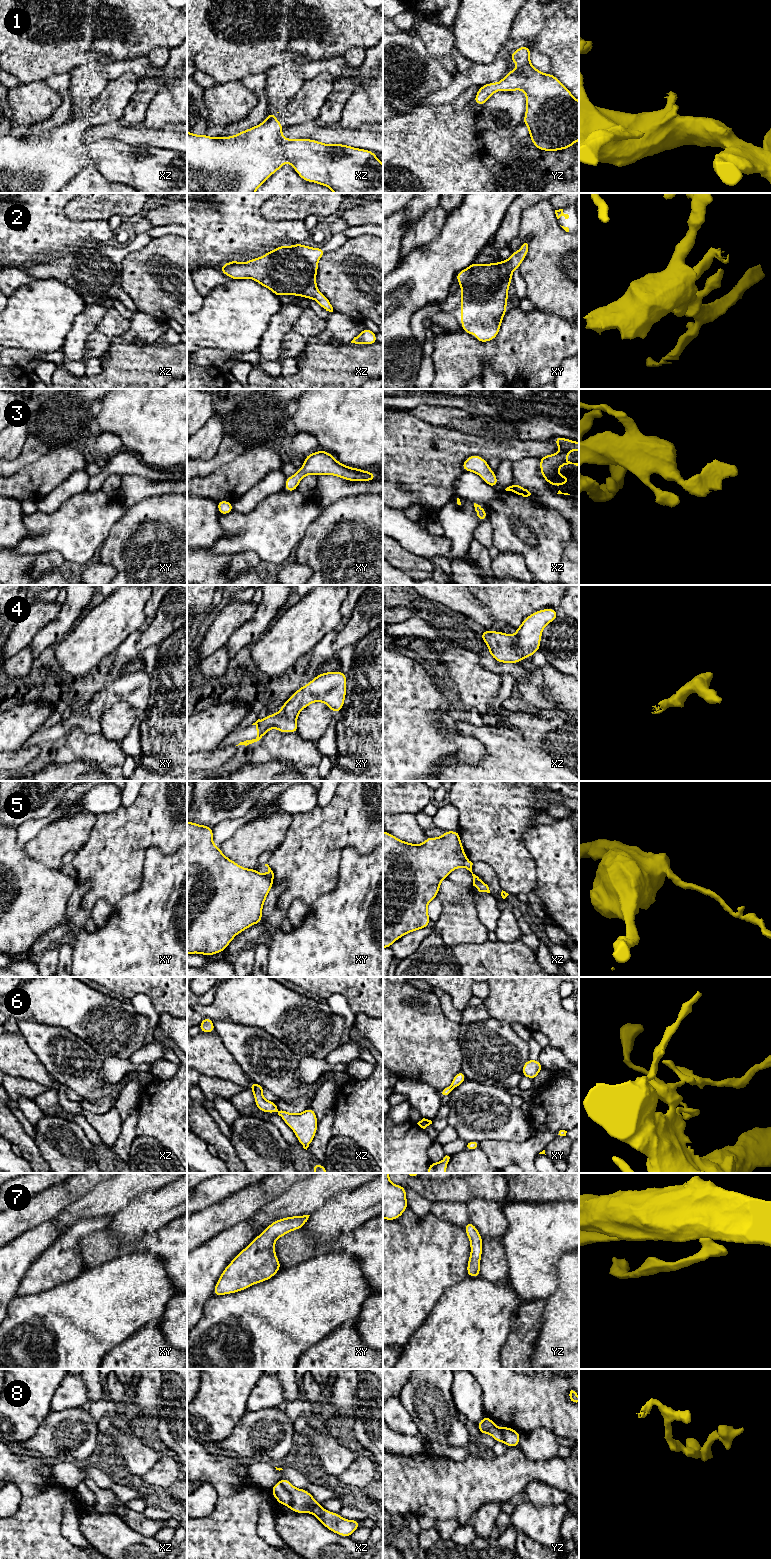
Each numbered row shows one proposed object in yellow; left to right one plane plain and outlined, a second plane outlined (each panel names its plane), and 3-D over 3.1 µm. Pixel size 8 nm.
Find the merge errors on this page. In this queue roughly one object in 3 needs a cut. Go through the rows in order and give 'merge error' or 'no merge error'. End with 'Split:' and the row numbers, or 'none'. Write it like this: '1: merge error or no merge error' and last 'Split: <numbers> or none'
1: no merge error
2: no merge error
3: no merge error
4: no merge error
5: merge error
6: merge error
7: no merge error
8: merge error
Split: 5, 6, 8

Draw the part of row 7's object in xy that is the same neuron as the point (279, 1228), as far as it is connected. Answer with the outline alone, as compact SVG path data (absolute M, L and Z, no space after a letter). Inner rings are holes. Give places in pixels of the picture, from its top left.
M309 1216L285 1217L271 1223L224 1269L215 1285L213 1296L236 1293L271 1279L281 1269L275 1254L275 1241L302 1228Z

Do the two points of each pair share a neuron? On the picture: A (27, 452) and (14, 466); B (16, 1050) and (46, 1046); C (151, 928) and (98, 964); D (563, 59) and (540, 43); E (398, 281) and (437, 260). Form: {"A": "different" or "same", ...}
{"A": "same", "B": "different", "C": "same", "D": "same", "E": "same"}

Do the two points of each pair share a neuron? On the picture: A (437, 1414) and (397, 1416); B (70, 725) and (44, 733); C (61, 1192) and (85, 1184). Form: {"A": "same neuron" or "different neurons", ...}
{"A": "different neurons", "B": "same neuron", "C": "same neuron"}

